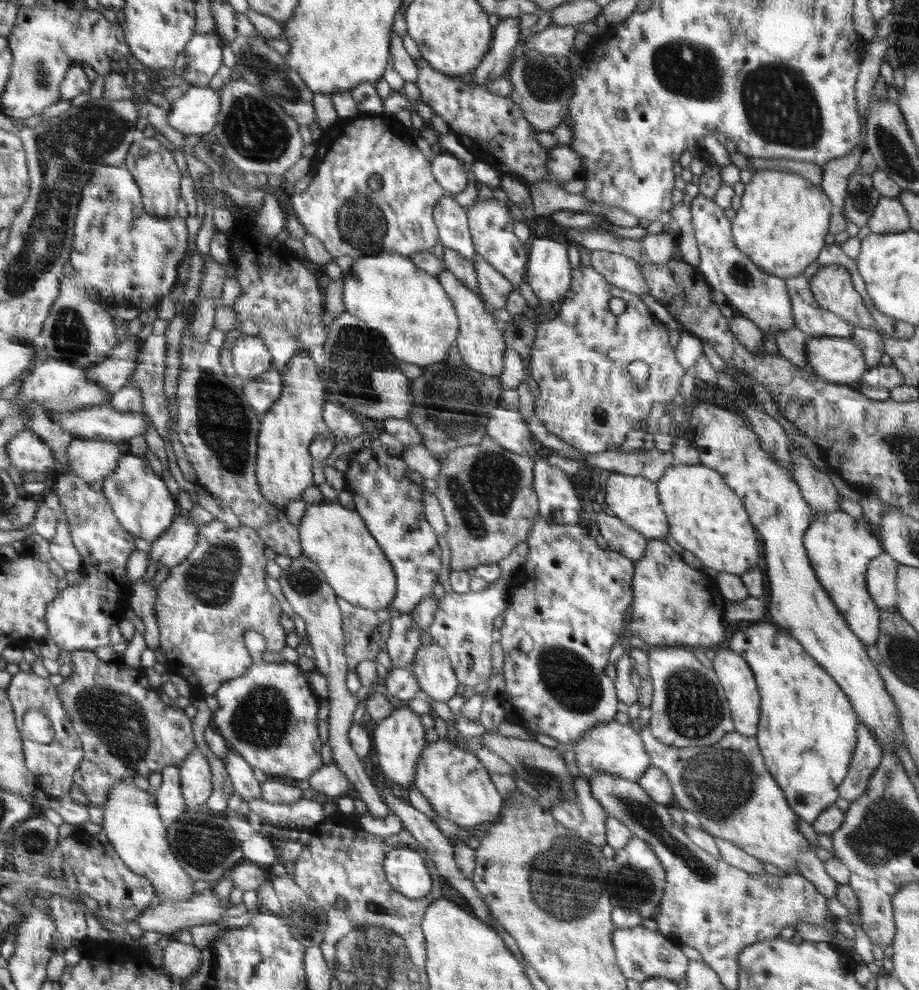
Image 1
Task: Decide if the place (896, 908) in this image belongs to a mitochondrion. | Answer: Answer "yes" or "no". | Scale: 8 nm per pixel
no

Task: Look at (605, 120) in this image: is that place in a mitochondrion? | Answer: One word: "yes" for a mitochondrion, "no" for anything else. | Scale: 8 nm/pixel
no

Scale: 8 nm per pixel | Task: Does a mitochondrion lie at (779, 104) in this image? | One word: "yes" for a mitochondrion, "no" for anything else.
yes

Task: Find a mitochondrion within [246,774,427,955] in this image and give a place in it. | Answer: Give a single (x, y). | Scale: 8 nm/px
(305, 919)

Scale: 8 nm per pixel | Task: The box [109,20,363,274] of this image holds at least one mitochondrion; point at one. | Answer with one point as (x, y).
(257, 132)

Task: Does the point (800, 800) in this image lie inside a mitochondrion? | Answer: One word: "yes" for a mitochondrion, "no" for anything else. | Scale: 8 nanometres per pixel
no

